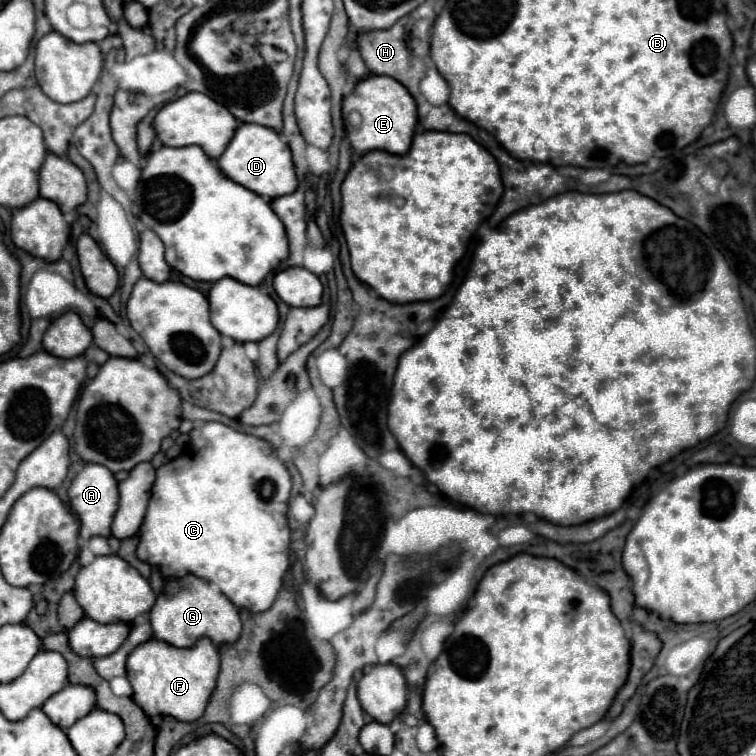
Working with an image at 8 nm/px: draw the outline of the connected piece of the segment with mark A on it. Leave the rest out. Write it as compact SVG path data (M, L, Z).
M85 464L85 468L73 478L67 494L71 504L69 510L79 520L79 536L83 540L93 538L95 534L109 534L113 512L117 510L117 482L107 468L101 468L101 464Z

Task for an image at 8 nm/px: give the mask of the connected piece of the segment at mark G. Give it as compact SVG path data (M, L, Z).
M195 576L169 580L163 594L151 608L149 618L153 638L167 642L175 648L193 648L201 638L209 638L215 646L233 644L241 634L241 620L237 608L219 592L215 584L209 584Z

